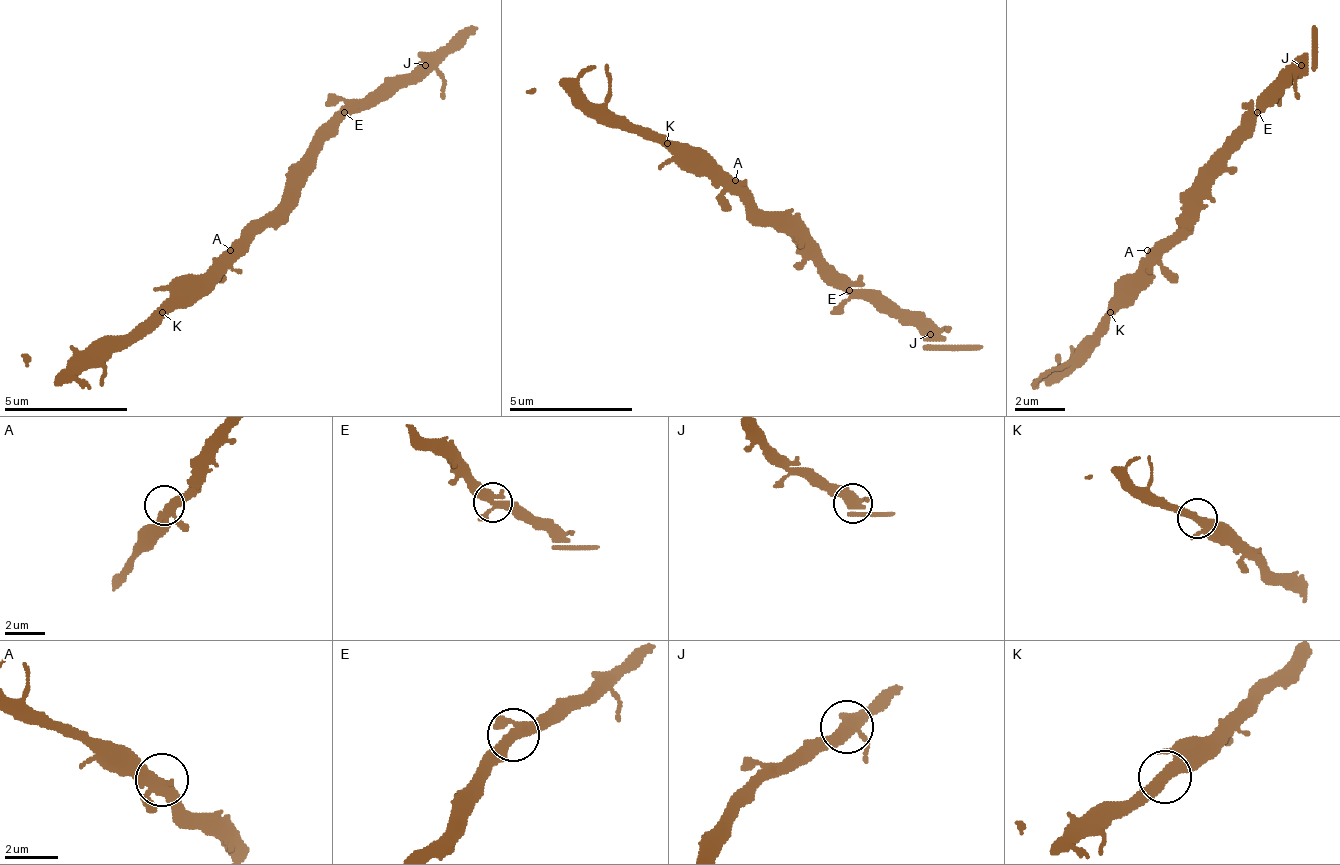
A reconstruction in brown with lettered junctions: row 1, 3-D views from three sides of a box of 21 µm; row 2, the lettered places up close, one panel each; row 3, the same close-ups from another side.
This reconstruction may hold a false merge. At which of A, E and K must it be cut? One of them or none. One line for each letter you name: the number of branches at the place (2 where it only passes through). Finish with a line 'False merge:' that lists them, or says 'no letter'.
False merge: no letter

